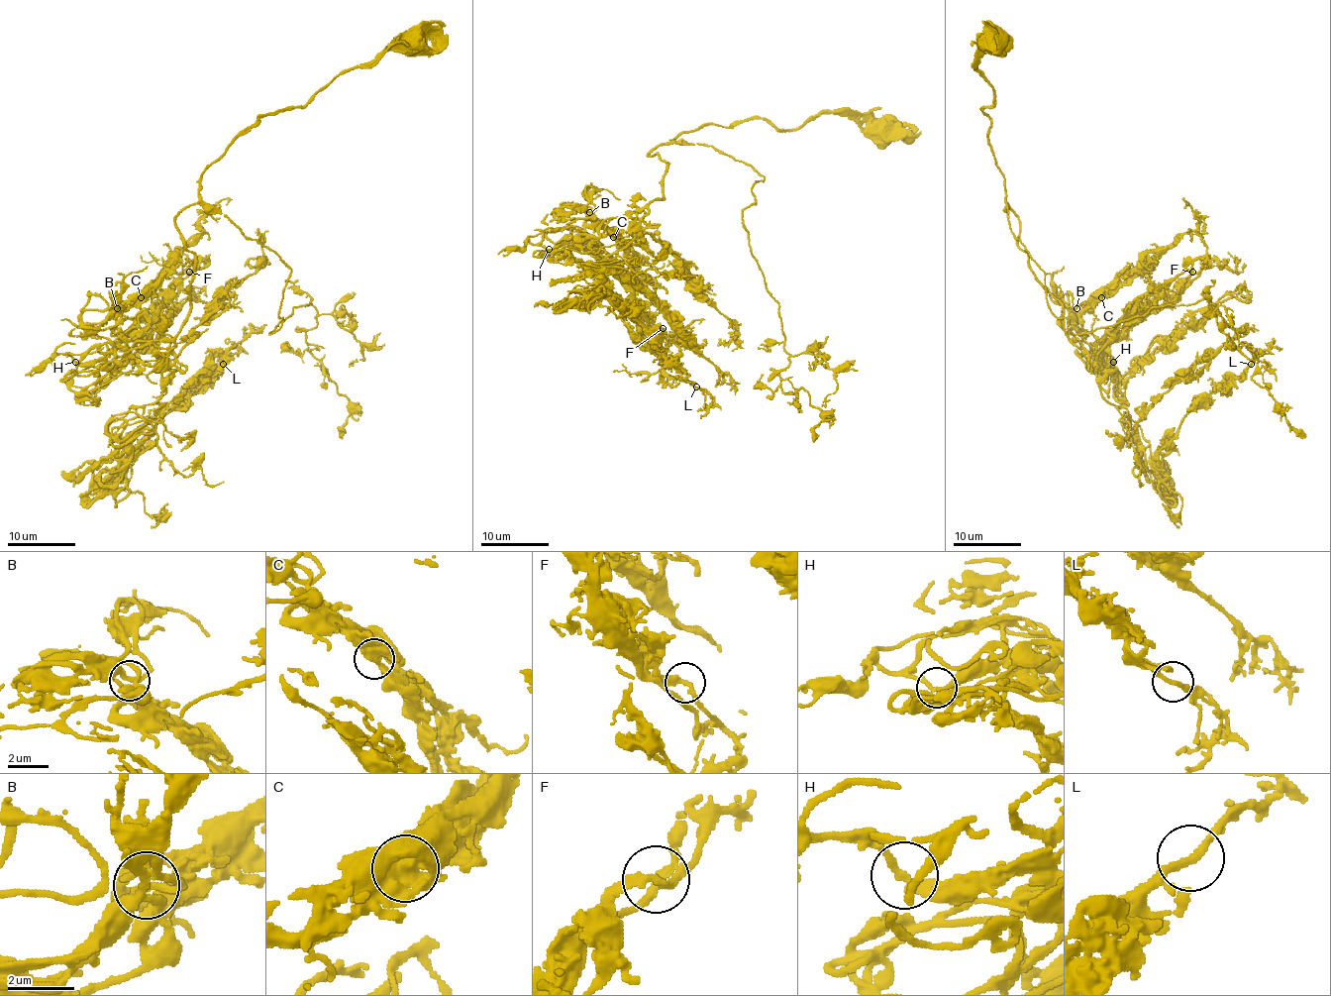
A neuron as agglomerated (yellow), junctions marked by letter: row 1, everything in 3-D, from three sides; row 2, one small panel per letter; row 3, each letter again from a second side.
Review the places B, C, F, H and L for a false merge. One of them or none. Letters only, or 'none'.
none

